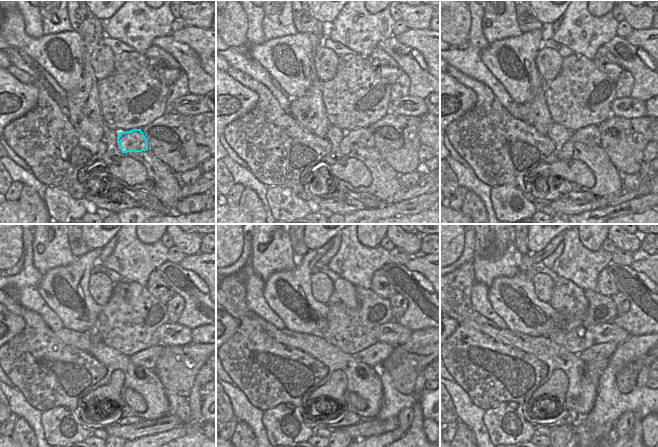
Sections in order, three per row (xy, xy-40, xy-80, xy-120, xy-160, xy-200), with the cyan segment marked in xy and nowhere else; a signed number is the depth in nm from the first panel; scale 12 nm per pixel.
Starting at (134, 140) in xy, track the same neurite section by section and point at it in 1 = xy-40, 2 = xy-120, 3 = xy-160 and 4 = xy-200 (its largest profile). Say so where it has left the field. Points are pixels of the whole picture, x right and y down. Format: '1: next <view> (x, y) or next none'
1: next xy-40 (358, 138)
2: next xy-120 (147, 358)
3: next xy-160 (373, 356)
4: next xy-200 (605, 350)

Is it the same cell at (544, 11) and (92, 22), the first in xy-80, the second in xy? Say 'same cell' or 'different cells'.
different cells

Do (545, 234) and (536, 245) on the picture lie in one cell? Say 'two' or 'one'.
one

